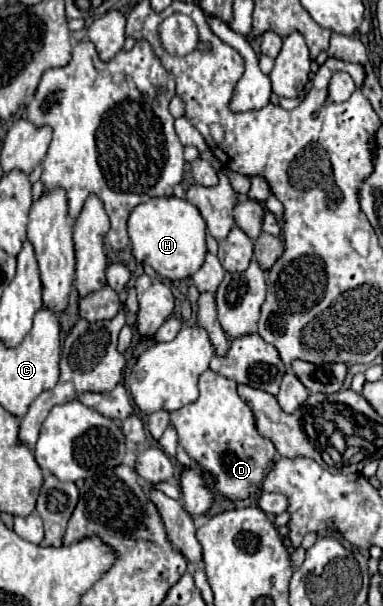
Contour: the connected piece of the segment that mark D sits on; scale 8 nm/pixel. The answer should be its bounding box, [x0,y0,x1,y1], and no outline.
[170,370,276,500]

